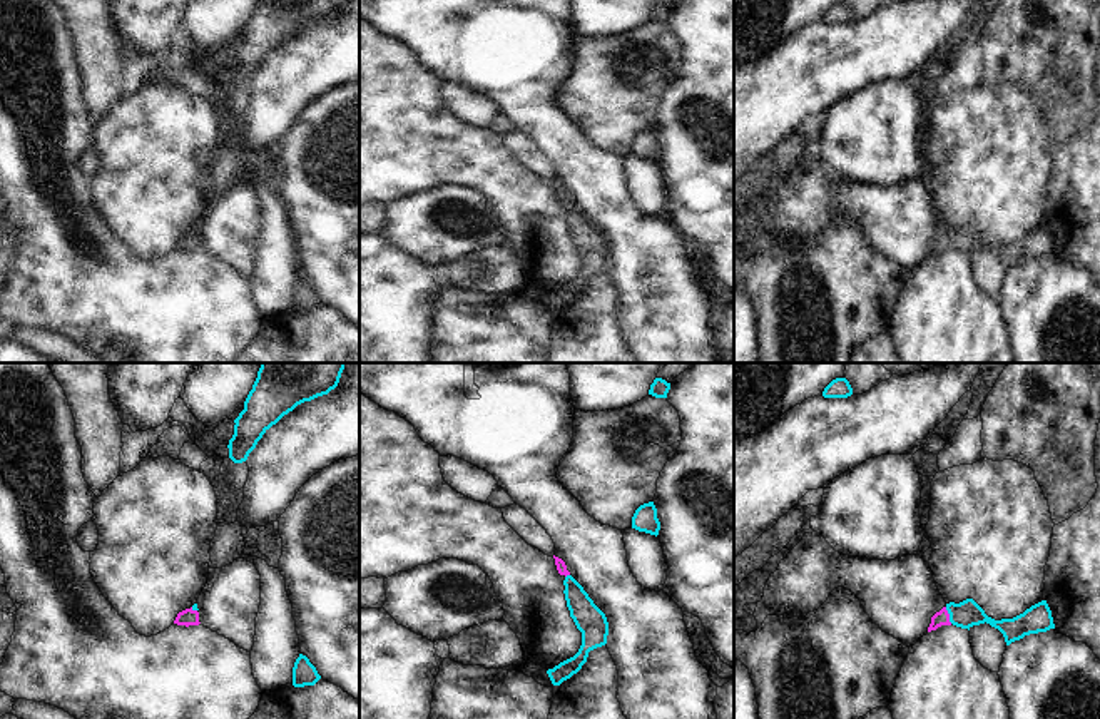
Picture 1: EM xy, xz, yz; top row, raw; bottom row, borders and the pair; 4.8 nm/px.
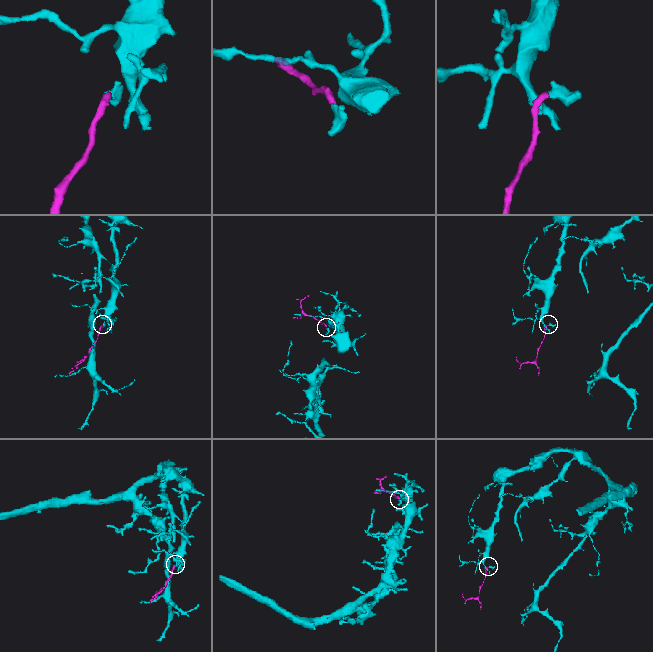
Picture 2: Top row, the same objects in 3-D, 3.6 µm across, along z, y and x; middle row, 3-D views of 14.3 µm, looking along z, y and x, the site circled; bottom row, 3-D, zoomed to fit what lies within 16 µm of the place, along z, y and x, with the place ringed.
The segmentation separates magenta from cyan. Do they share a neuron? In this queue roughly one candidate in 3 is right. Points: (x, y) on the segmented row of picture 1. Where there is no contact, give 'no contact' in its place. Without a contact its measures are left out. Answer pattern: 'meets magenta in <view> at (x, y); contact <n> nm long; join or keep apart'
meets magenta in yz at (948, 616); contact 90 nm long; join

